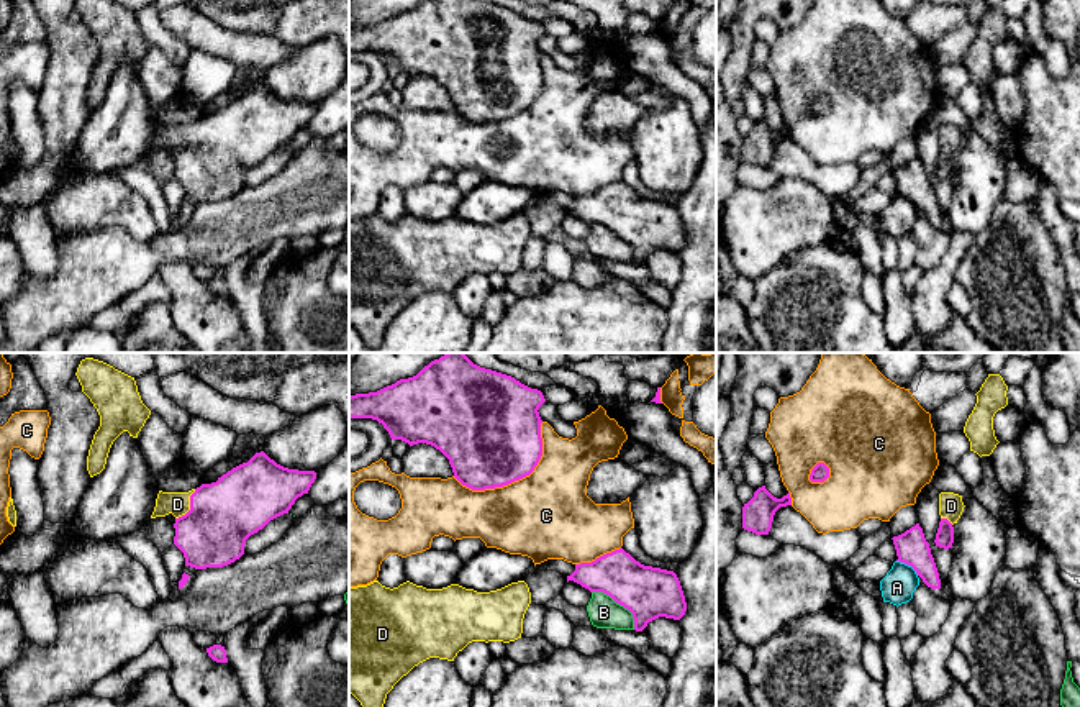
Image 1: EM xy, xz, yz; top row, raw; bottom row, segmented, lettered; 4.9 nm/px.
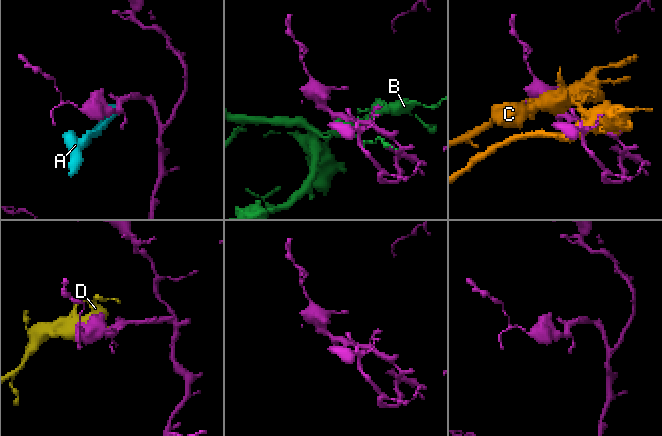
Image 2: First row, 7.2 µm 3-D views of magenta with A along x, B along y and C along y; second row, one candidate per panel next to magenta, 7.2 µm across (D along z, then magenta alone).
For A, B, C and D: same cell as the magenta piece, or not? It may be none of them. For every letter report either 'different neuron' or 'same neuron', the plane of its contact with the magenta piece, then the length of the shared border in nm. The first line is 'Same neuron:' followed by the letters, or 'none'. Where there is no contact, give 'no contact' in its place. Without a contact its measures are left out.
Same neuron: D
A: different neuron; contact in yz; length 130 nm
B: different neuron; contact in xz; length 280 nm
C: different neuron; contact in xz; length 500 nm
D: same neuron; contact in xy; length 180 nm

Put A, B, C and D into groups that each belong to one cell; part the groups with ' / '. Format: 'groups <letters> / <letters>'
groups A / B / C / D

